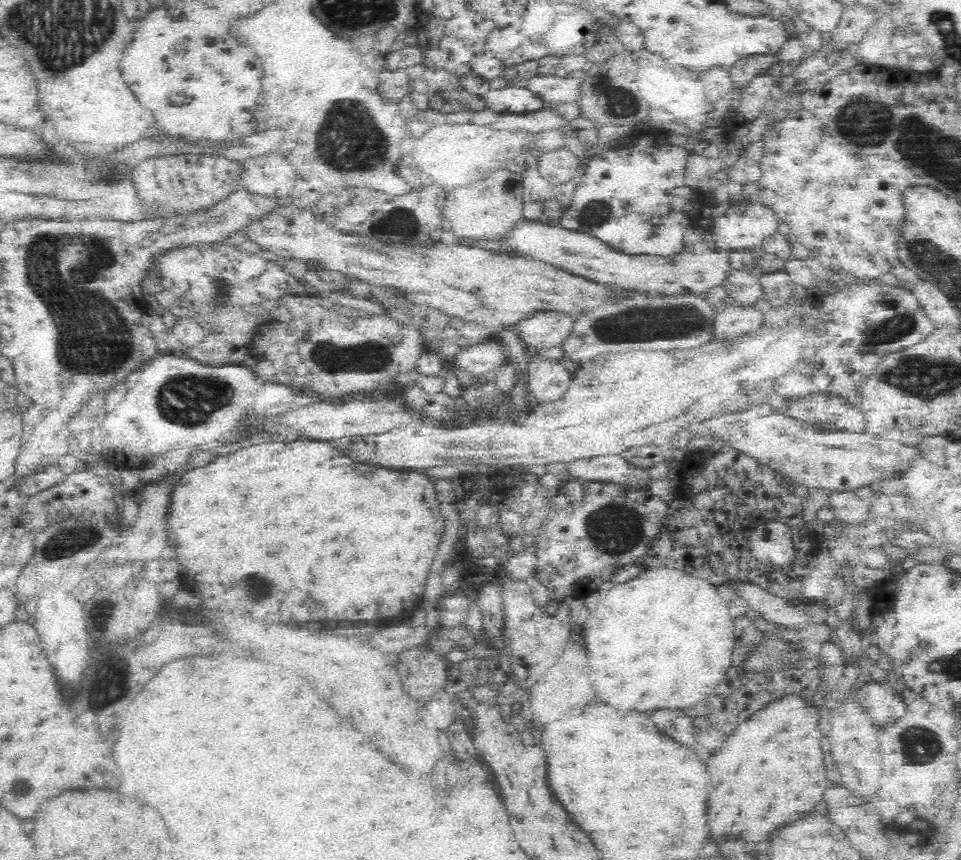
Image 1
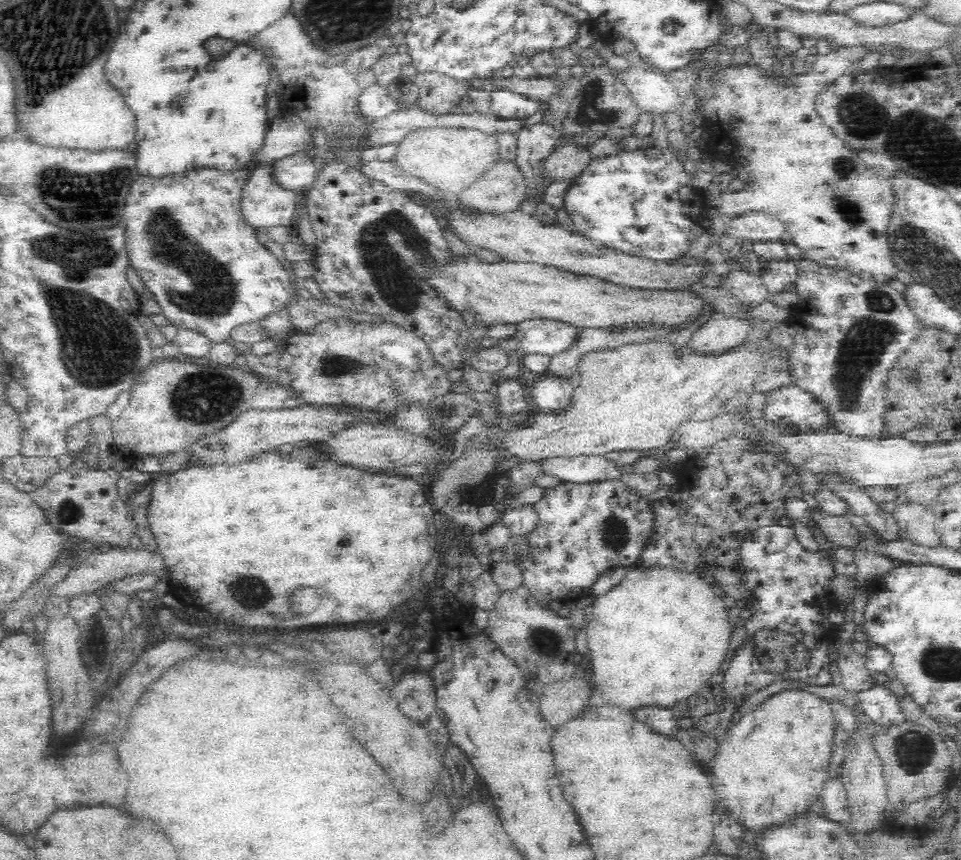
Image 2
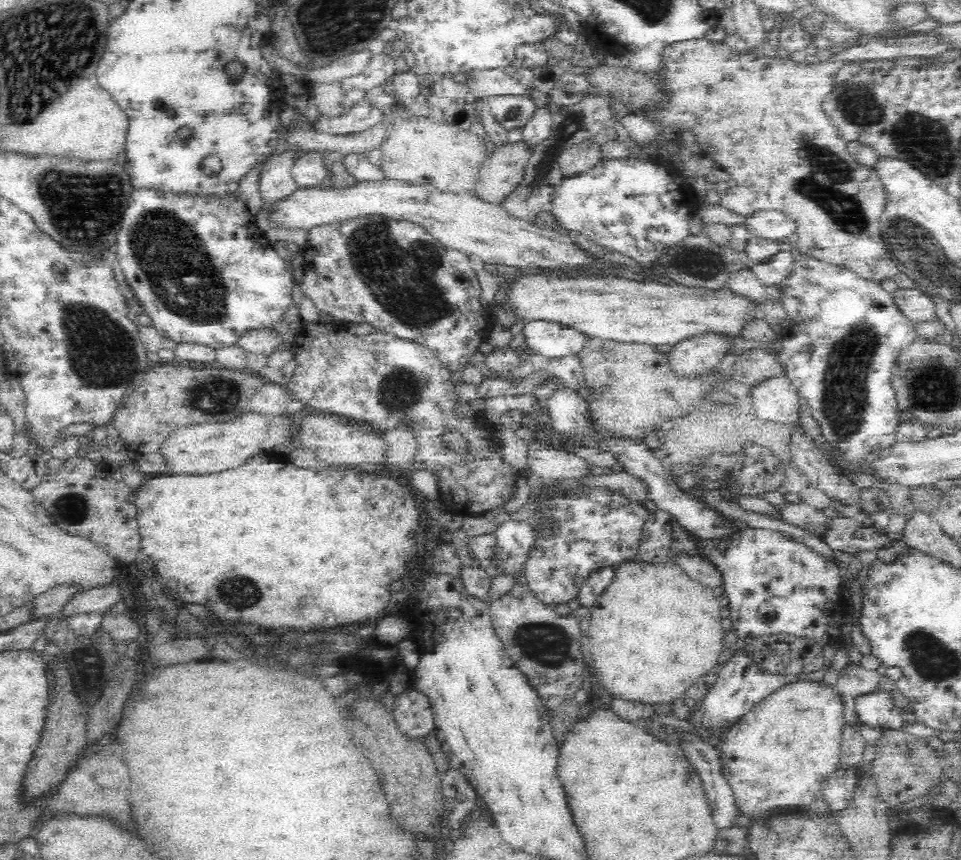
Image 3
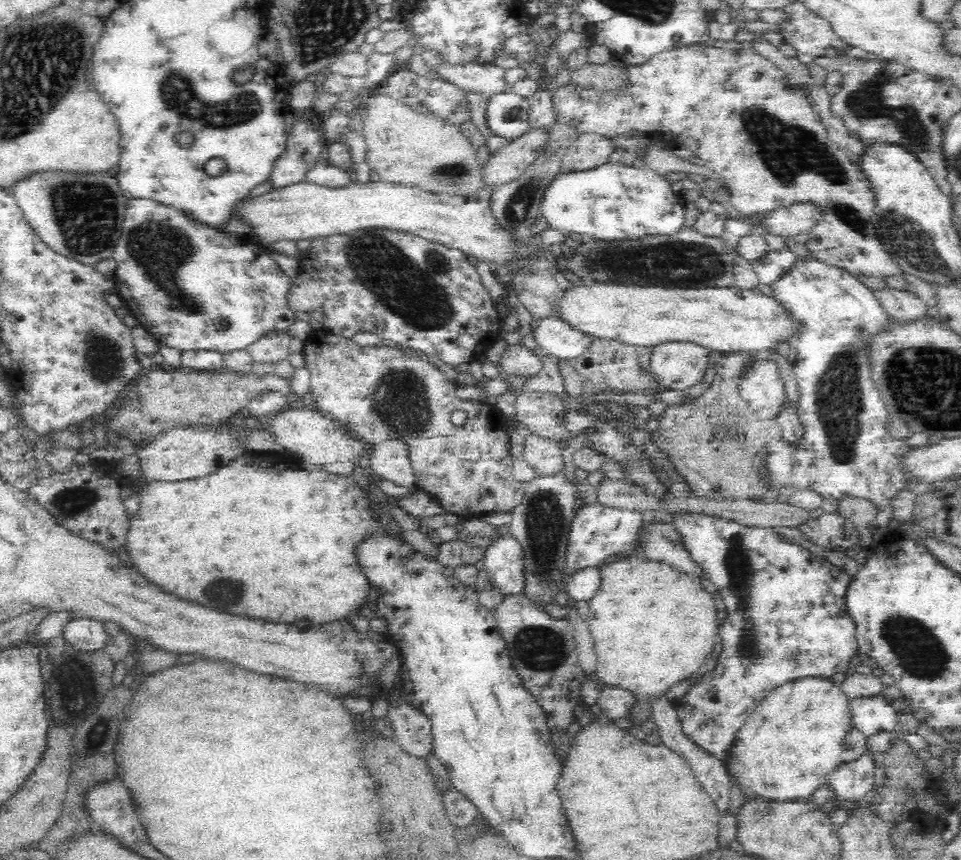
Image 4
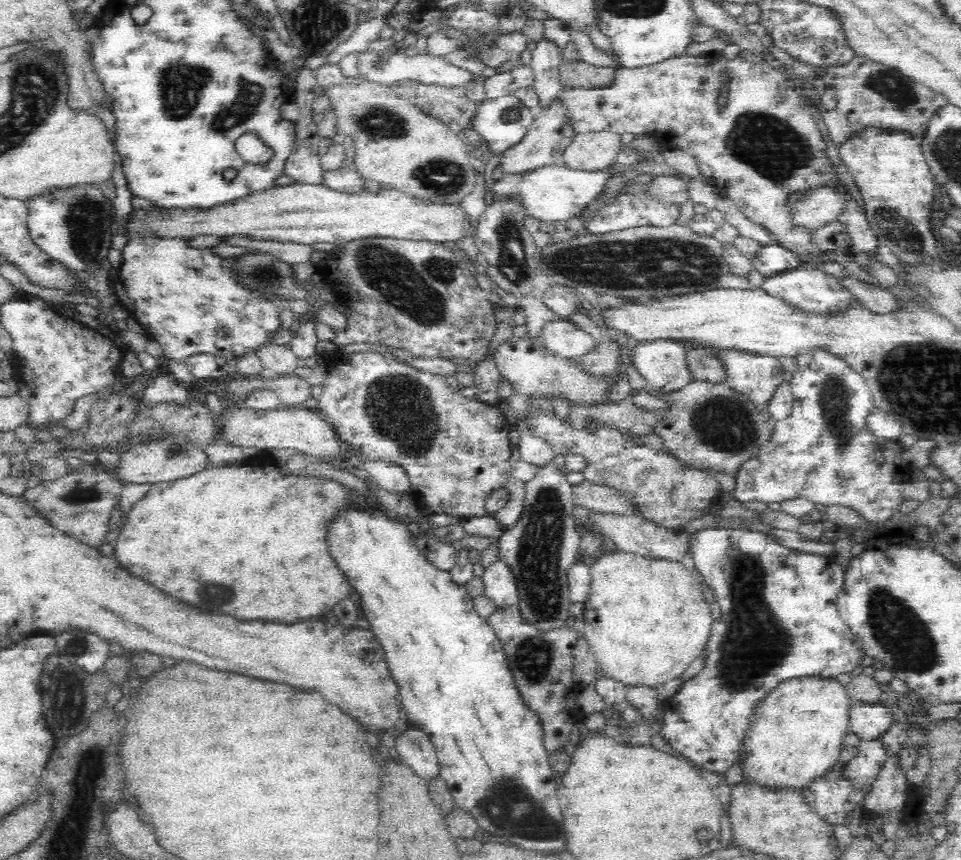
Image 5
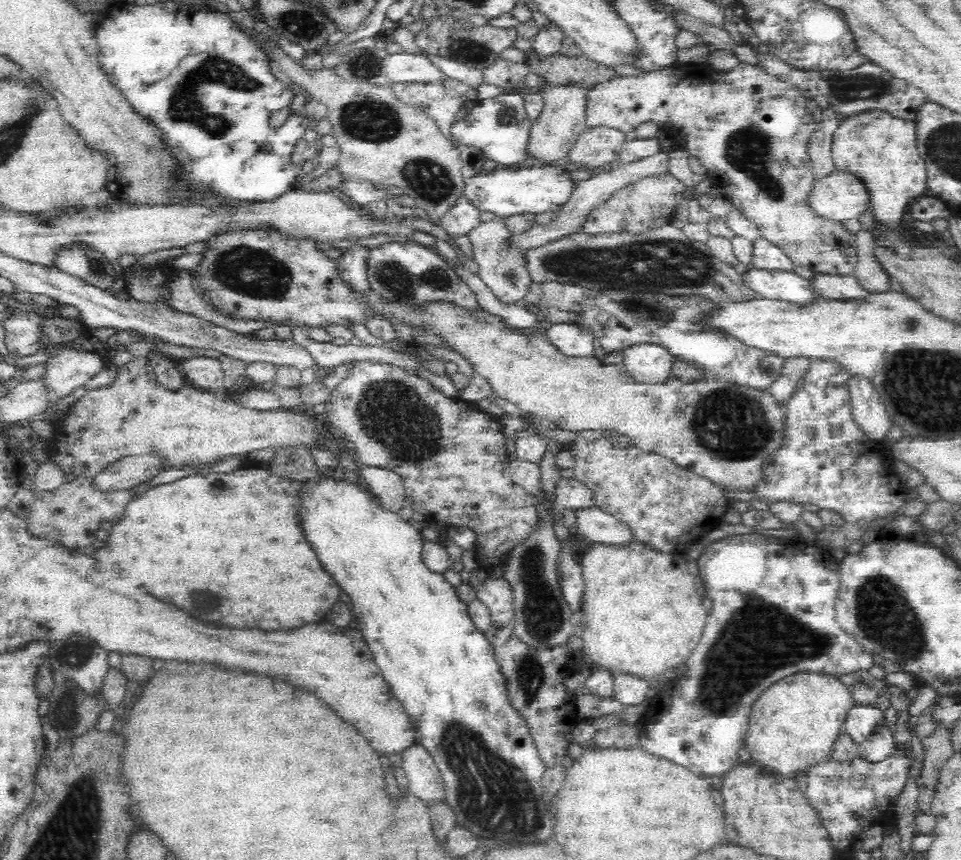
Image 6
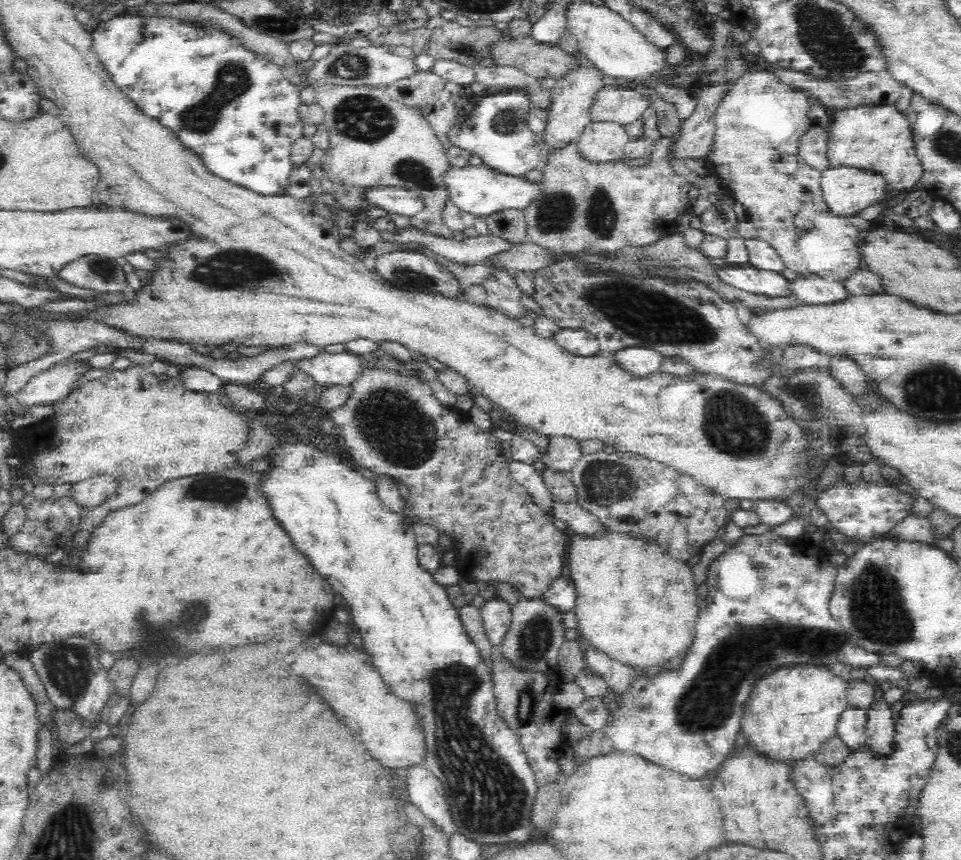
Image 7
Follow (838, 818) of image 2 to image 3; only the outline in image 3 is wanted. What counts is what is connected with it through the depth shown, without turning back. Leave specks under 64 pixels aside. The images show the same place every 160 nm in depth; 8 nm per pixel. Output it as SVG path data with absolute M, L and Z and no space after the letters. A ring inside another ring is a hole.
M855 769L835 770L829 777L826 786L824 786L824 802L828 804L828 812L837 815L844 810L850 800L857 783L857 774Z

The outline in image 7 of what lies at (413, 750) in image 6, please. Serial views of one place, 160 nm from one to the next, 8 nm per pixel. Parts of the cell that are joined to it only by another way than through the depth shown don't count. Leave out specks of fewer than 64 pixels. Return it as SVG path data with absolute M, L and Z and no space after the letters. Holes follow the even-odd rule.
M414 763L406 768L408 798L419 808L425 817L438 823L449 835L457 832L442 782L425 763Z

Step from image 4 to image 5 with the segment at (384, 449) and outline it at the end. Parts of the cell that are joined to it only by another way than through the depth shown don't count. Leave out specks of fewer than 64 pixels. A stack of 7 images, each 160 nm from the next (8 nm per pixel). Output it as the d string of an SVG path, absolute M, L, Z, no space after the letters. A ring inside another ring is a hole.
M388 460L366 461L364 470L360 470L360 472L374 480L380 488L392 493L407 492L410 488L408 473L396 462Z

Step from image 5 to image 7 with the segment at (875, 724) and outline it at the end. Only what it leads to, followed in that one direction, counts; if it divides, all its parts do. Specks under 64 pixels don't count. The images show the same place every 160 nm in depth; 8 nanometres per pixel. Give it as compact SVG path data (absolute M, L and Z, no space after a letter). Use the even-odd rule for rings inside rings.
M850 707L844 710L837 726L837 734L850 747L851 752L862 751L866 748L867 711Z

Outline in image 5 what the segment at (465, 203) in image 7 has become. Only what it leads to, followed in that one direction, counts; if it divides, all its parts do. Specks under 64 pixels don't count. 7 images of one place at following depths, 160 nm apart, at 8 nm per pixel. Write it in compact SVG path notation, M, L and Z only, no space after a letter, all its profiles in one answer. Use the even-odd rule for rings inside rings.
M560 162L520 175L505 175L504 178L496 181L491 189L494 200L502 200L506 198L506 195L514 193L523 199L530 216L560 226L562 222L582 216L588 210L588 203L596 202L598 194L606 188L612 176L614 172L607 168L592 172L572 170Z

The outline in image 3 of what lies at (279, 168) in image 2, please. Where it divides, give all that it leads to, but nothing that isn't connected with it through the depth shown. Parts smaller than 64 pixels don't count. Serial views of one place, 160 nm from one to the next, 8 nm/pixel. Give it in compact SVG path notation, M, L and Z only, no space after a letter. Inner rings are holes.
M317 152L299 156L291 166L289 173L293 181L302 188L325 186L328 171L325 170L322 157Z

